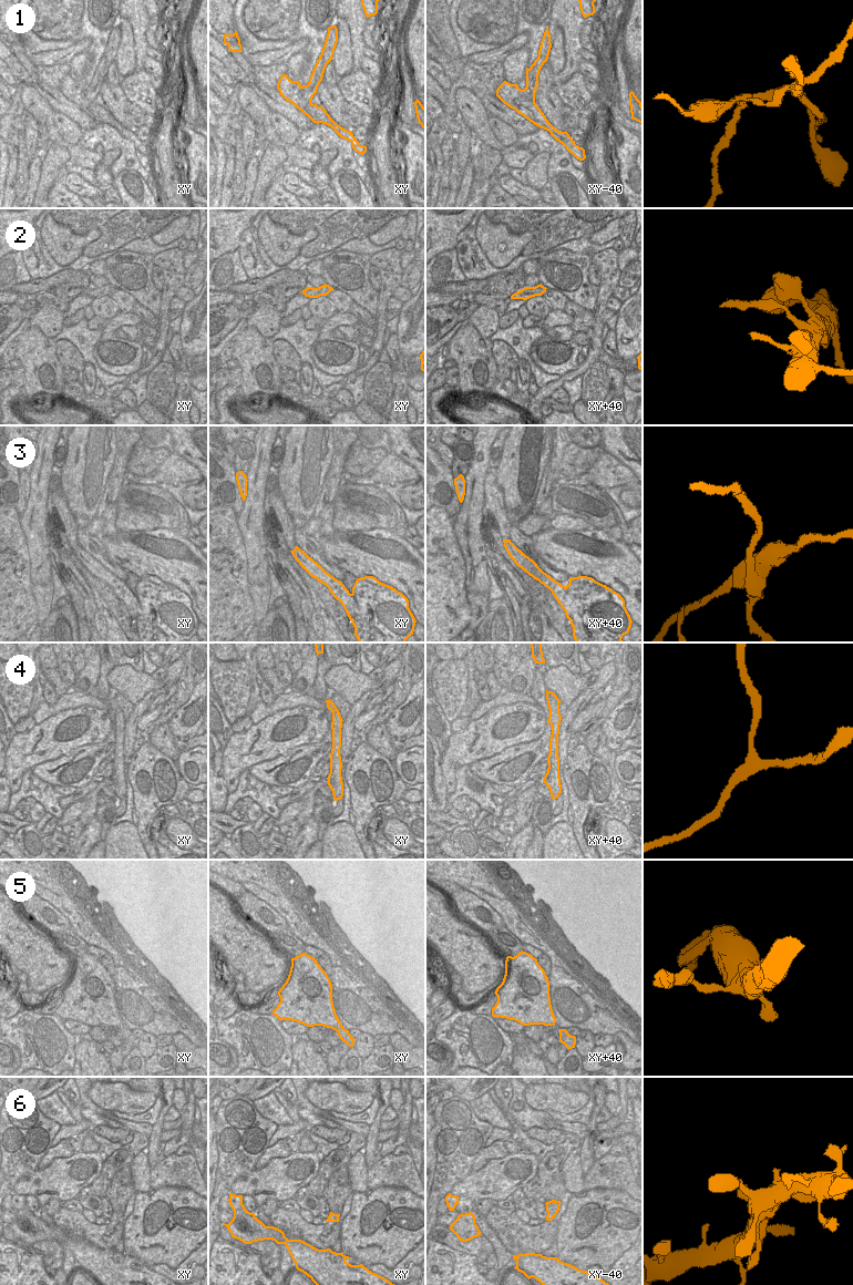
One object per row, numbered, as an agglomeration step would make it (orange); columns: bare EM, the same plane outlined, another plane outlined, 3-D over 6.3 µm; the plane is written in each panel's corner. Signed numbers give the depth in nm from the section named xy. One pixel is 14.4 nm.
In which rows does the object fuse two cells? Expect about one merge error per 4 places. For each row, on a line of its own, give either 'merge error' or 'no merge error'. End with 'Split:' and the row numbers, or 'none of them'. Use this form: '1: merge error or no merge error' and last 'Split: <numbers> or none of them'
1: merge error
2: no merge error
3: merge error
4: no merge error
5: no merge error
6: no merge error
Split: 1, 3

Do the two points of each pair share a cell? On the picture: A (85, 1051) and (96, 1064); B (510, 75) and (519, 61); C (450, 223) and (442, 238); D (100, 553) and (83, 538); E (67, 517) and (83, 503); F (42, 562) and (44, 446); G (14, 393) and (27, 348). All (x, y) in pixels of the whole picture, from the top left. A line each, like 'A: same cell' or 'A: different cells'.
A: same cell
B: same cell
C: same cell
D: same cell
E: different cells
F: same cell
G: different cells

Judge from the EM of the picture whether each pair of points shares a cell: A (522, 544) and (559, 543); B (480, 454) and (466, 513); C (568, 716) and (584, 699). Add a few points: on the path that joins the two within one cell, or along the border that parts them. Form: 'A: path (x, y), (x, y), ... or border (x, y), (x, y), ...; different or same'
A: border (531, 537), (534, 551), (548, 565); different
B: path (478, 469), (474, 482), (474, 499); same
C: path (572, 711), (579, 703); same

